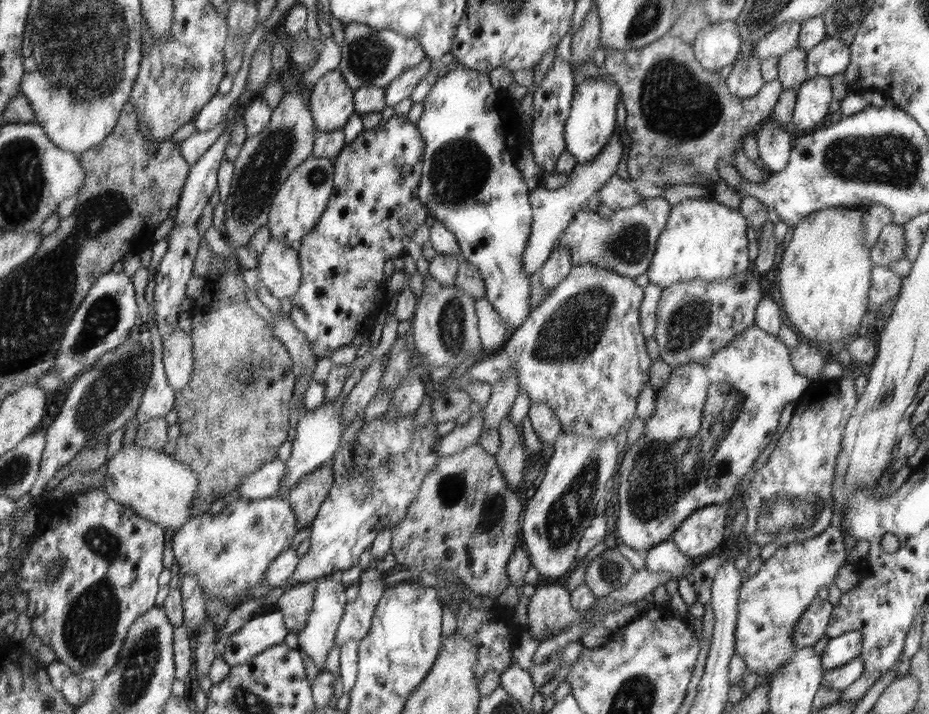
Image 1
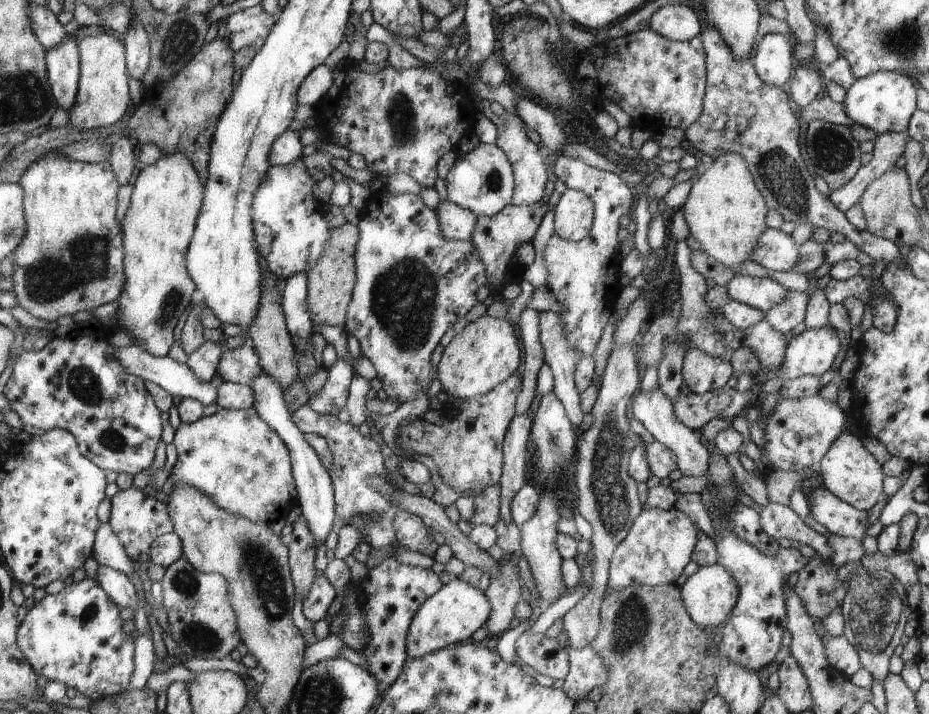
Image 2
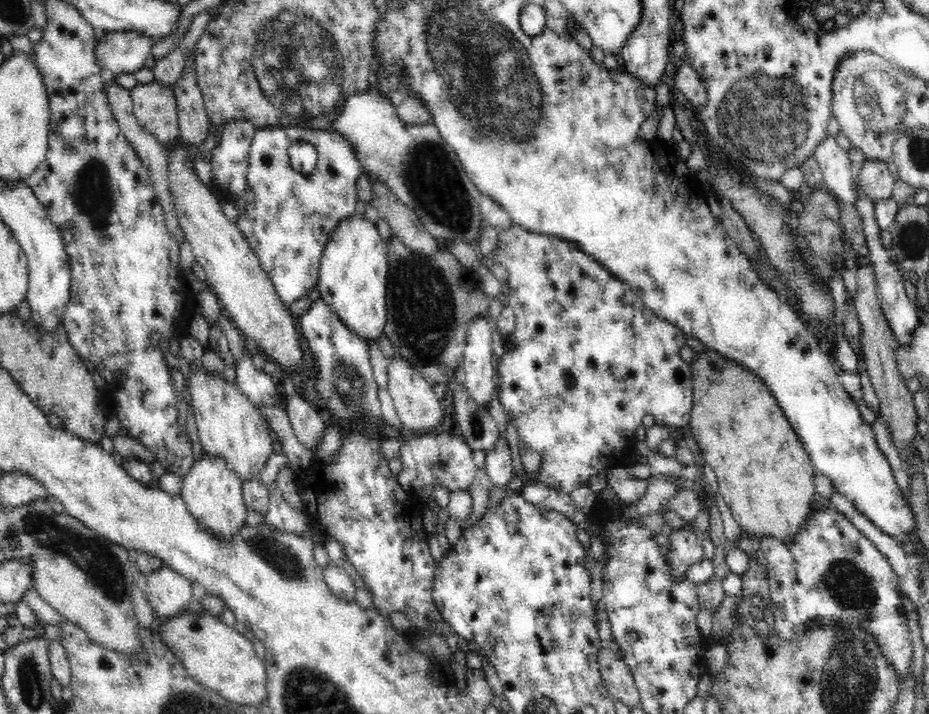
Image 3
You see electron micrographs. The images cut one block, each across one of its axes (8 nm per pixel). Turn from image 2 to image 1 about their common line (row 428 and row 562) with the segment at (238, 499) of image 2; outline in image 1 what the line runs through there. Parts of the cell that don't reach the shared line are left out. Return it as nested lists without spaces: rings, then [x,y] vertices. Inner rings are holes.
[[[244,497],[226,503],[218,515],[211,512],[200,516],[191,516],[182,529],[174,531],[172,550],[176,562],[179,562],[179,578],[195,574],[205,598],[218,598],[223,604],[238,603],[238,598],[246,598],[246,592],[252,586],[264,584],[265,574],[270,563],[285,550],[292,547],[292,540],[298,531],[297,515],[292,504],[285,497],[250,500]]]

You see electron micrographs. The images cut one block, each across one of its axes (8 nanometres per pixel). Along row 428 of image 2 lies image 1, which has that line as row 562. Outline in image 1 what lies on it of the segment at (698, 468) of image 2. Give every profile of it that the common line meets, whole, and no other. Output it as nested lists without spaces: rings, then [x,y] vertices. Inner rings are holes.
[[[671,539],[658,544],[646,554],[645,568],[653,573],[664,572],[670,576],[681,576],[691,563],[691,558],[682,554]]]

